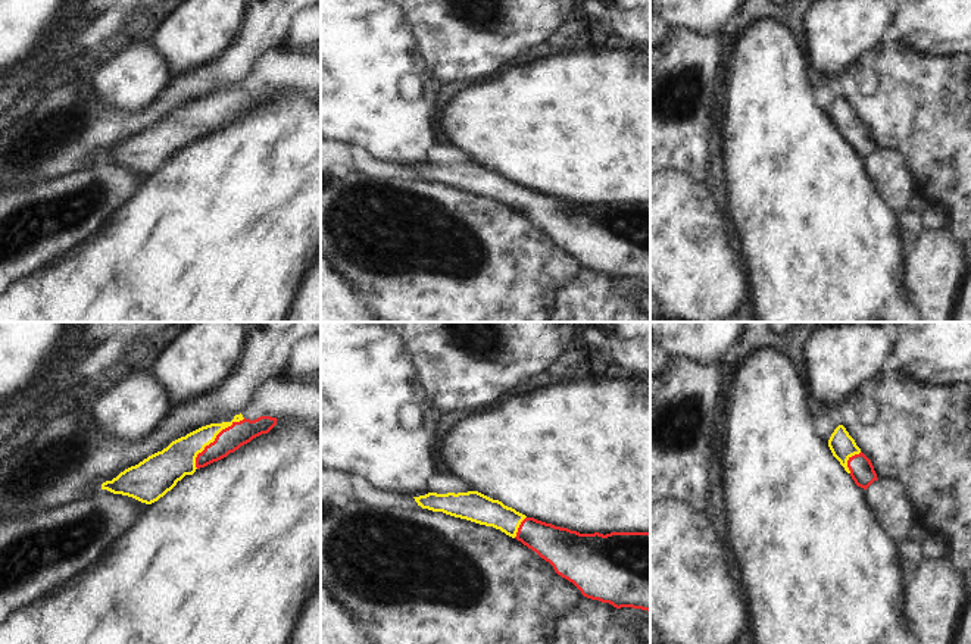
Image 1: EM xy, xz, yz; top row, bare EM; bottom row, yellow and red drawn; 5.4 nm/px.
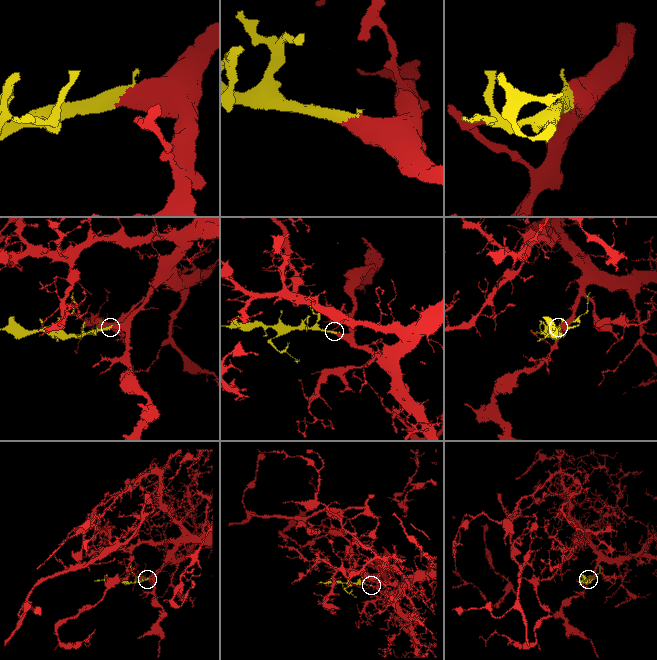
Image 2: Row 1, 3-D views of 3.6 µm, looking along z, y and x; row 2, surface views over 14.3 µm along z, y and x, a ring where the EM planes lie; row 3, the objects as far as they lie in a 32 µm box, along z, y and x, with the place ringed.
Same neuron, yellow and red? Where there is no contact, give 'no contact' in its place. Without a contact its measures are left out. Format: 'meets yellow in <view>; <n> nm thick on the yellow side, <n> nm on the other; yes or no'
meets yellow in xy; 190 nm thick on the yellow side, 140 nm on the other; yes

